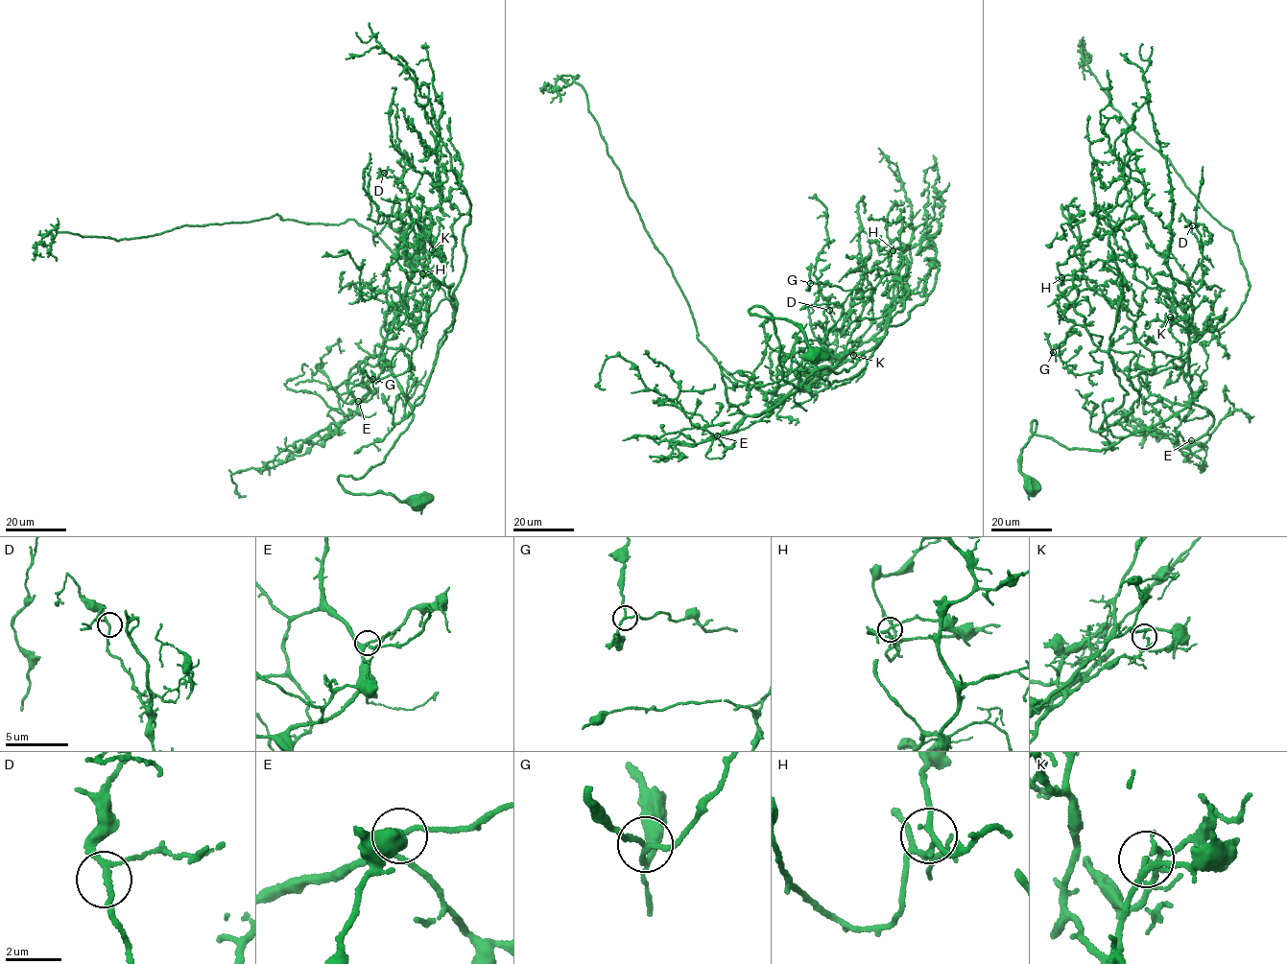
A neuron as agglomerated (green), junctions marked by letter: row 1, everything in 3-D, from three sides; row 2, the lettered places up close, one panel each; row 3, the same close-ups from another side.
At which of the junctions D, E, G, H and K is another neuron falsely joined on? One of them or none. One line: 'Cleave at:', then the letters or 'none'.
Cleave at: K

